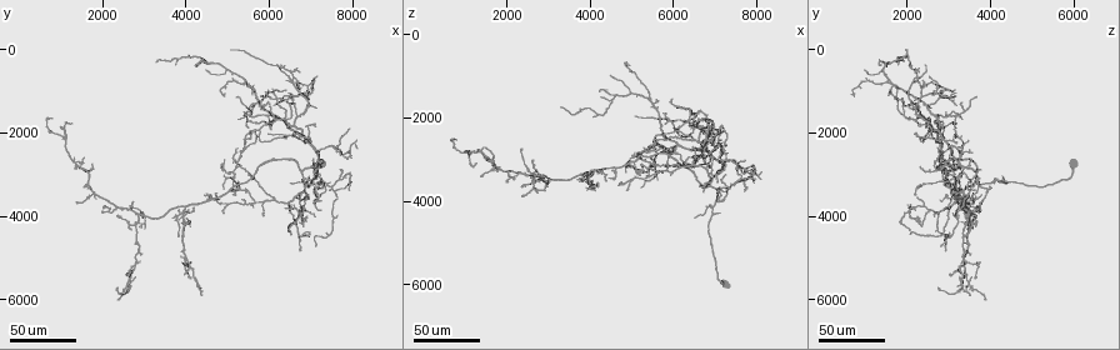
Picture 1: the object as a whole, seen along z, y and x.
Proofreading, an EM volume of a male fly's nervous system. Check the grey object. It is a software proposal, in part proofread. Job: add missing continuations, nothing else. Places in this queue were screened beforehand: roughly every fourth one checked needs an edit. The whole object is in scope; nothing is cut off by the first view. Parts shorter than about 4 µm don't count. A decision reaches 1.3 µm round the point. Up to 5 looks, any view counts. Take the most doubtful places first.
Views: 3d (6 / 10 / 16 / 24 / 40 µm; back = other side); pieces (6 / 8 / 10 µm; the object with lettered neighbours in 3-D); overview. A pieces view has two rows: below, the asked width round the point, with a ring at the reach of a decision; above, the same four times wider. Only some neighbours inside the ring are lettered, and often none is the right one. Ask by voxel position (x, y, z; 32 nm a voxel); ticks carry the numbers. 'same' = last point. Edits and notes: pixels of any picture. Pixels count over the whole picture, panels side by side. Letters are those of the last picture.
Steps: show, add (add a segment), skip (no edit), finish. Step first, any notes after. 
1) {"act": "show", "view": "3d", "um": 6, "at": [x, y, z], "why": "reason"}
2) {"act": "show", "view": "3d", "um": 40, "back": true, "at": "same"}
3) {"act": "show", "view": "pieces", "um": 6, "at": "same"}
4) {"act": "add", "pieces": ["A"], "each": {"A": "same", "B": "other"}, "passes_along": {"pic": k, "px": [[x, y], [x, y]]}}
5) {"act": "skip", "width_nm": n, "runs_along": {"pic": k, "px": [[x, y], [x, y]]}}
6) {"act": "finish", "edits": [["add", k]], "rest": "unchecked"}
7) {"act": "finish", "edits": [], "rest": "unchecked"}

{"act": "show", "view": "3d", "um": 40, "at": [7200, 3150, 3700], "why": "free end"}

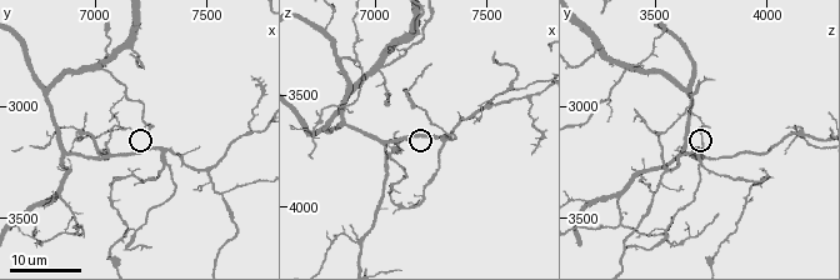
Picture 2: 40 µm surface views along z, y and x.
{"act": "show", "view": "pieces", "um": 10, "at": [7160, 3110, 3700], "why": "see the neighbours"}

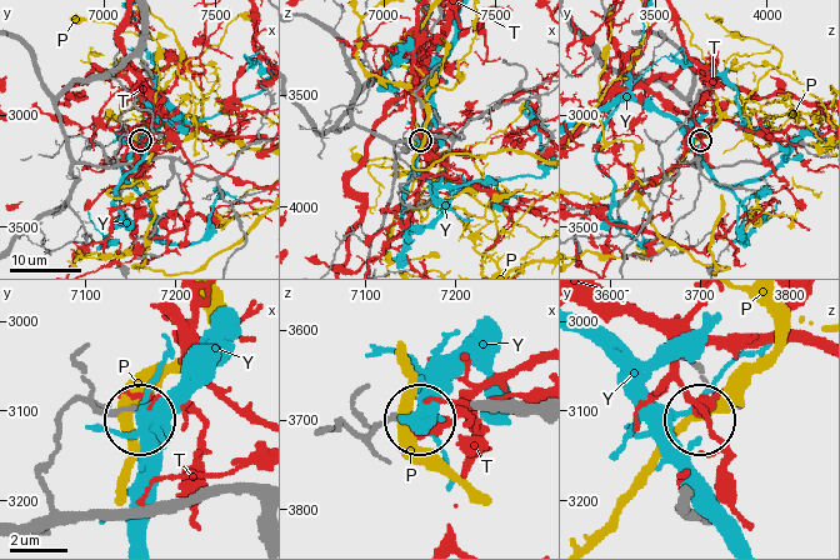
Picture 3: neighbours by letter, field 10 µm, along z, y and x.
{"act": "skip", "width_nm": 200, "each": {"P": "other", "T": "other", "Y": "other"}, "found": "none of them fits"}

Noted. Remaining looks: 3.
{"act": "show", "view": "3d", "um": 24, "at": [6730, 3480, 3770], "why": "tapers out"}

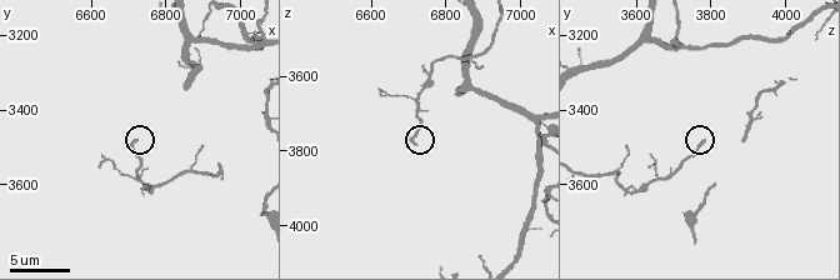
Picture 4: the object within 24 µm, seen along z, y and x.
{"act": "show", "view": "pieces", "um": 8, "at": [6720, 3480, 3780]}

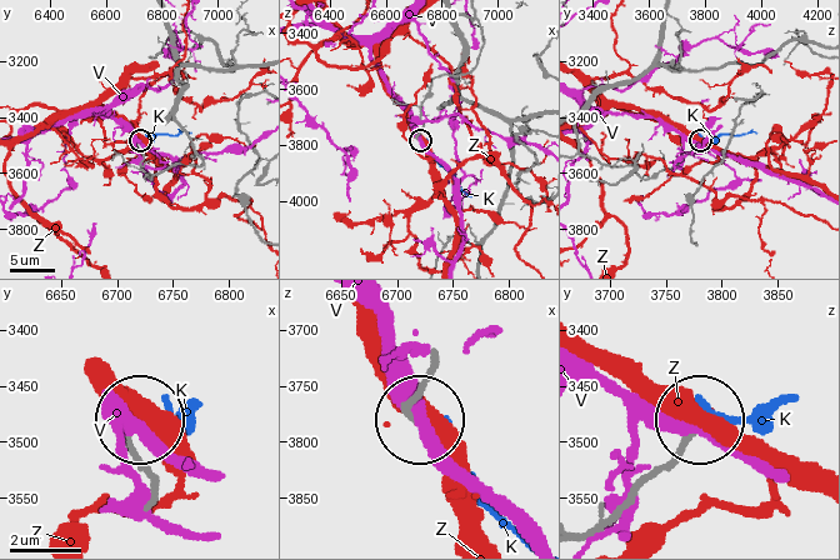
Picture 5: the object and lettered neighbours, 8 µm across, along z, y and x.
{"act": "add", "pieces": ["K"], "width_nm": 170, "each": {"K": "same", "V": "other", "Z": "other"}, "found": "it goes on there"}

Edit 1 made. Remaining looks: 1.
{"act": "finish", "edits": [["add", 5]], "rest": "unchecked"}

